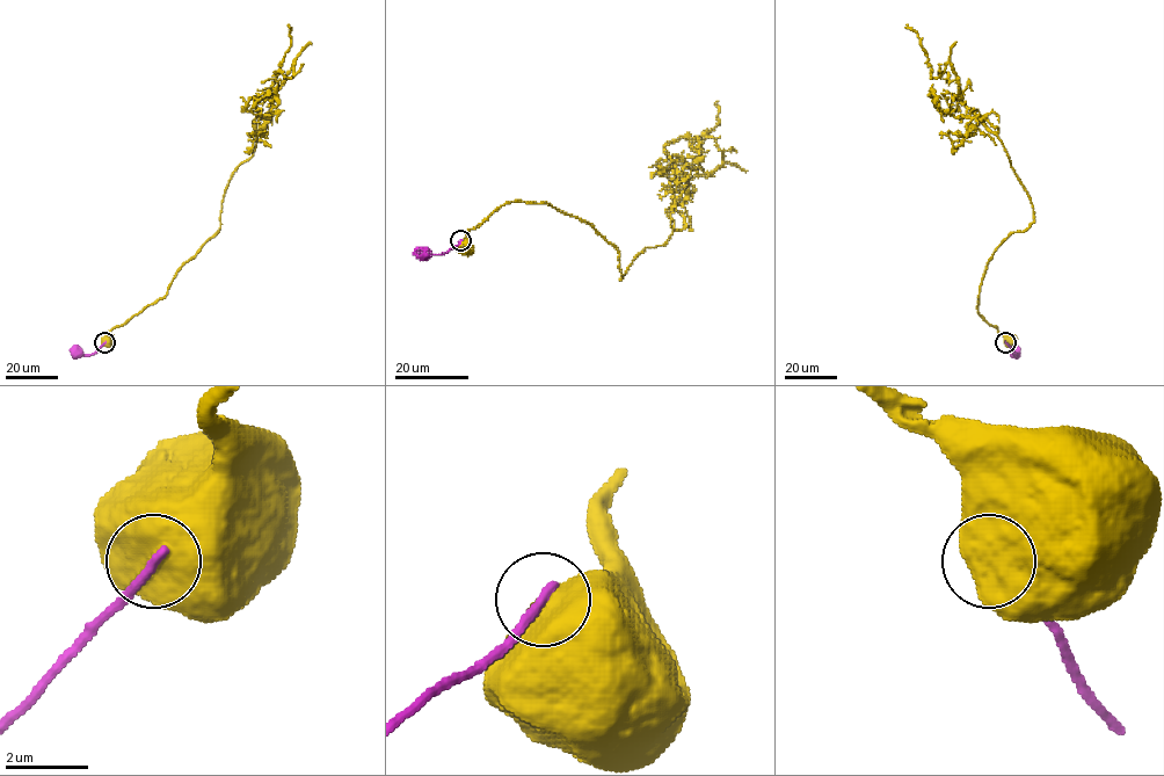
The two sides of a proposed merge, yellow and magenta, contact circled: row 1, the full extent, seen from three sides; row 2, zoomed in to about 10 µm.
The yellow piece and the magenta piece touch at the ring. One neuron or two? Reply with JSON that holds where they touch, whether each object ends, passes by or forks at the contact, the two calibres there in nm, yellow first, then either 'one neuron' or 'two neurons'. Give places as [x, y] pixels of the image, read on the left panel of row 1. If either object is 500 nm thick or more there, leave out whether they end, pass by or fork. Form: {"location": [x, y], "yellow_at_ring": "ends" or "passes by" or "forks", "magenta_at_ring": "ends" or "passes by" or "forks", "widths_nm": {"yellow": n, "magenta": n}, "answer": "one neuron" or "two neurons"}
{"location": [104, 342], "widths_nm": {"yellow": 1000, "magenta": 260}, "answer": "two neurons"}

